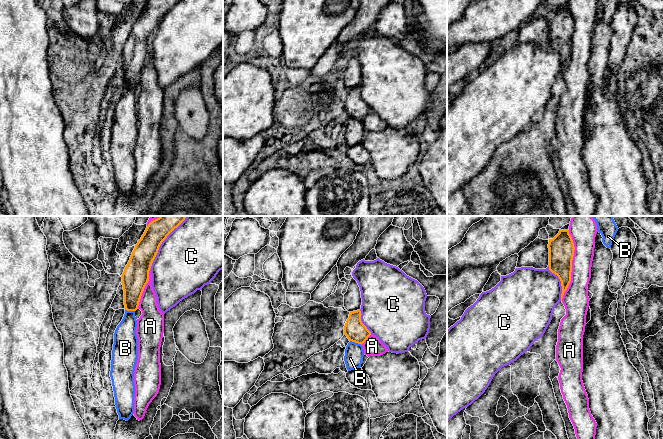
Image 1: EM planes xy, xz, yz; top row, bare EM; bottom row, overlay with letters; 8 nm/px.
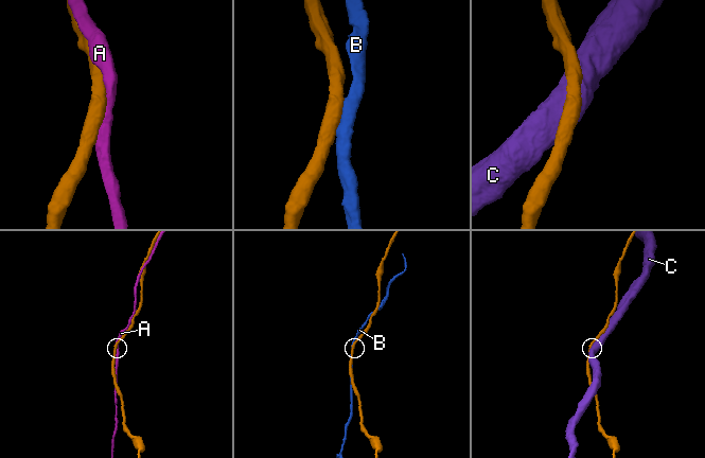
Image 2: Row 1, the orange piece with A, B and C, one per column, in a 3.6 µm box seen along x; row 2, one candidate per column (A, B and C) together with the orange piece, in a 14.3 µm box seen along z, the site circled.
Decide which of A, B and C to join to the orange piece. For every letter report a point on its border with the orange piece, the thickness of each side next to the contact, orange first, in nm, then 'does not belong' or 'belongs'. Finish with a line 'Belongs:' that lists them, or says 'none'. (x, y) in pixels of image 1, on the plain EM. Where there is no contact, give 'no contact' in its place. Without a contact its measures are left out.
A: yz (571, 41) | 200/190 nm | does not belong
B: xz (356, 118) | 170/150 nm | does not belong
C: xy (159, 22) | 190/480 nm | does not belong
Belongs: none

